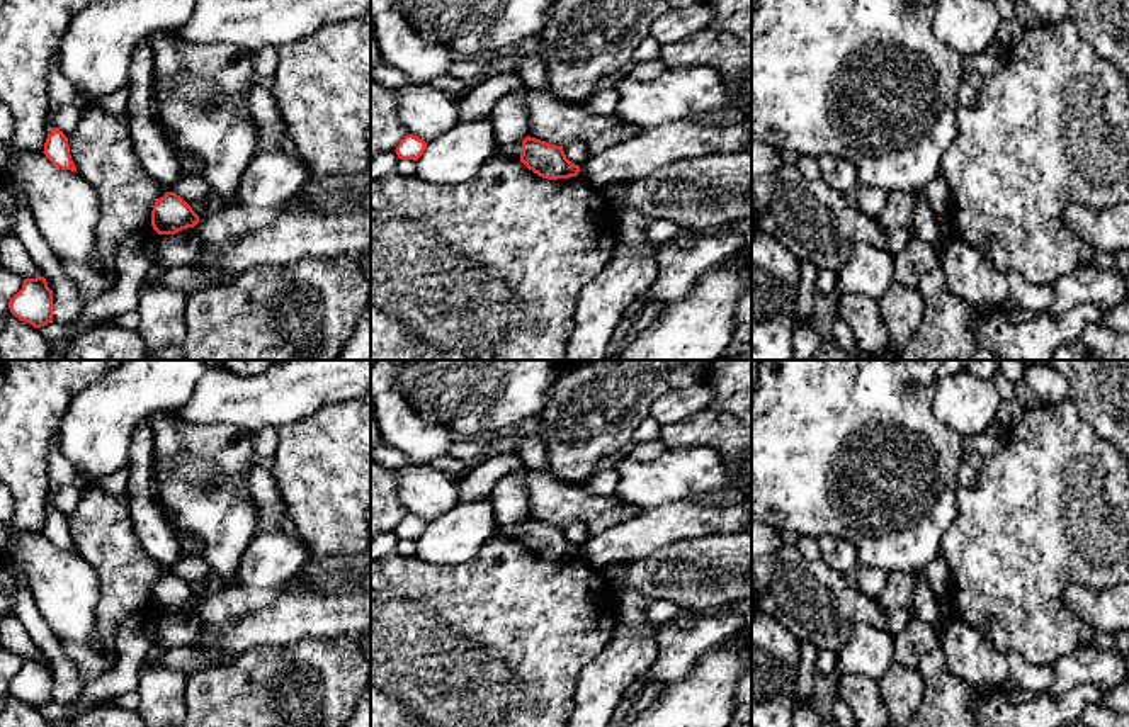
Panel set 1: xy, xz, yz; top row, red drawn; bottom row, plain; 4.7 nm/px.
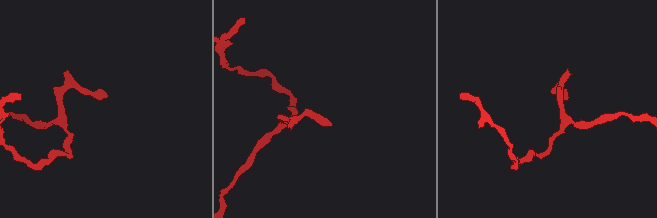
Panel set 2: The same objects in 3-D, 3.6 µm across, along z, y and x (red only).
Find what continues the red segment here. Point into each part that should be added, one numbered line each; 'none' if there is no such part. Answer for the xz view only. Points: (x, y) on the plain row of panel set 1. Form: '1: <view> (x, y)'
none

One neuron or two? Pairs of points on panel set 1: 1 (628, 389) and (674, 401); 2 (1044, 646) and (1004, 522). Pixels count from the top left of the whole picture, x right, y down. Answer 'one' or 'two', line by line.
1: two
2: one

